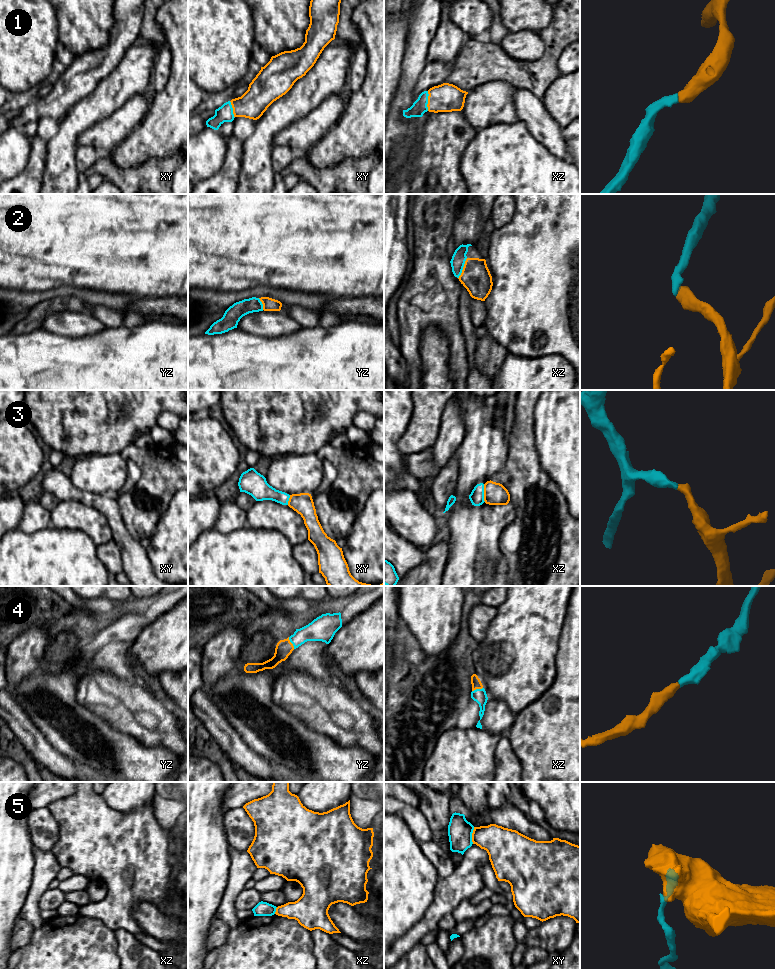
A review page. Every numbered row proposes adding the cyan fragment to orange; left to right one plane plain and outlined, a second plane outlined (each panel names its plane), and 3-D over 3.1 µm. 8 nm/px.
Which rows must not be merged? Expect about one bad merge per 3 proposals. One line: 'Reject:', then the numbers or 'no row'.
Reject: 5

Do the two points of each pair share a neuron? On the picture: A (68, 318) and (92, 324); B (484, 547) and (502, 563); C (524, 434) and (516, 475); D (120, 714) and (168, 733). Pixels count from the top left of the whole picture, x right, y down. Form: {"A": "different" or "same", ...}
{"A": "same", "B": "different", "C": "same", "D": "same"}

